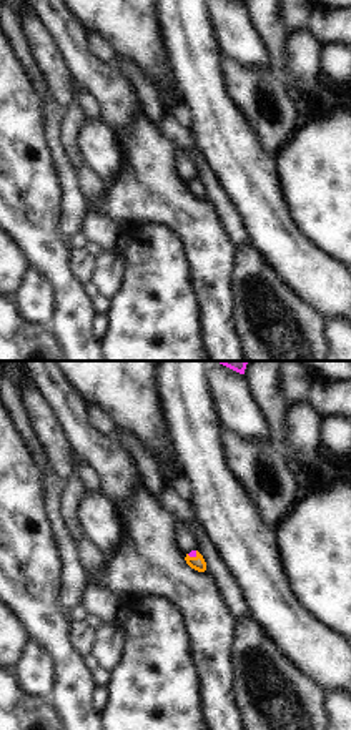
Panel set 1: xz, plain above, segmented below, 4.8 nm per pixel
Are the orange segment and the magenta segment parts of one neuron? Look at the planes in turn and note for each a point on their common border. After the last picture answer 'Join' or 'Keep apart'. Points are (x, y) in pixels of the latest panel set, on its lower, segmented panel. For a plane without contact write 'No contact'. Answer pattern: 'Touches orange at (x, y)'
Touches orange at (192, 557).

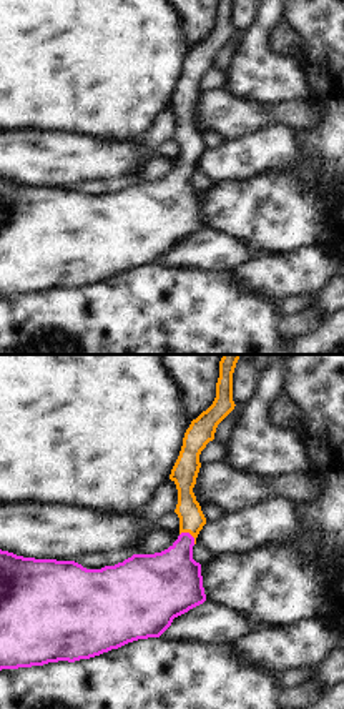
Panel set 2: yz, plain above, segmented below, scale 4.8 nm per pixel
Touches orange at (190, 533).

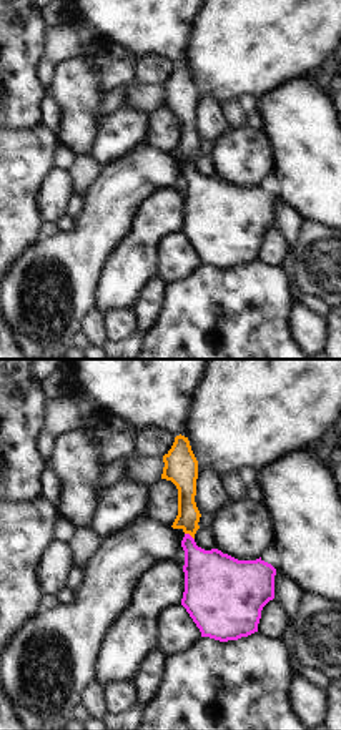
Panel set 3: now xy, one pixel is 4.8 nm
Touches orange at (190, 534).

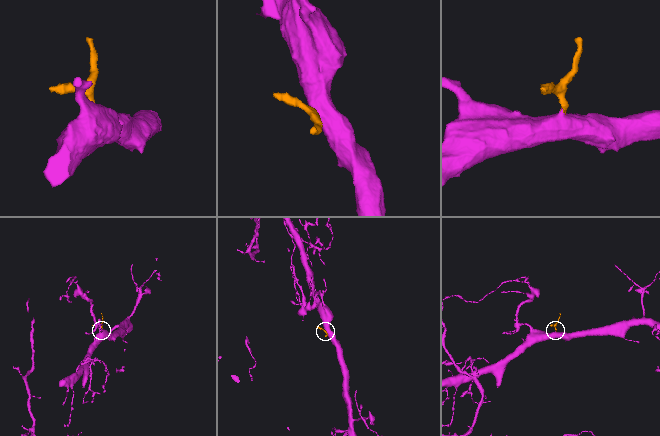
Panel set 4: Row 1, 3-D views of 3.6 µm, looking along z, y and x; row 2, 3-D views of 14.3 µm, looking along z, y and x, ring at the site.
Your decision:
Join.

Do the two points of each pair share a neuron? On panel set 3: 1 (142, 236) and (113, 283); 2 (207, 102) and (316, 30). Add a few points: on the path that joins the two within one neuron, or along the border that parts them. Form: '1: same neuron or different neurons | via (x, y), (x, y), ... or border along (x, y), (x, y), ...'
1: same neuron | via (137, 248), (135, 260), (125, 271)
2: different neurons | border along (198, 95), (210, 95), (220, 105)

